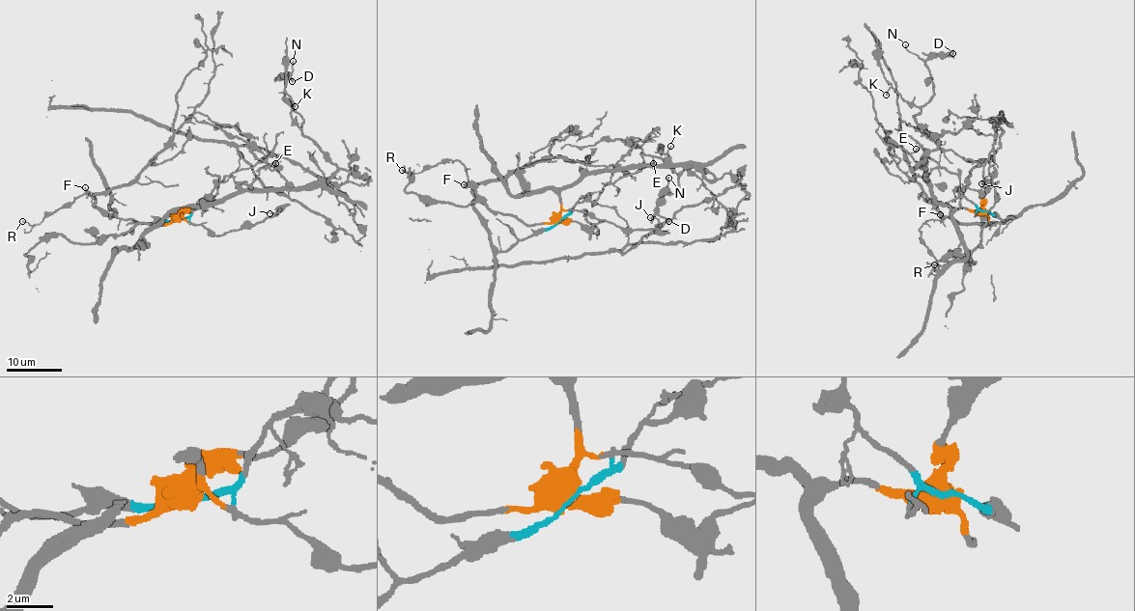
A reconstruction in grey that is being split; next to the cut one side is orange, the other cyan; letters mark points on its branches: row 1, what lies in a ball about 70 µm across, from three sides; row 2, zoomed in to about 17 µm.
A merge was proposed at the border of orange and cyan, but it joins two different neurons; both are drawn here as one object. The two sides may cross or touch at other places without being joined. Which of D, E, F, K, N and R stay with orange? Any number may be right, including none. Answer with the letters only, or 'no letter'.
D, E, K, N

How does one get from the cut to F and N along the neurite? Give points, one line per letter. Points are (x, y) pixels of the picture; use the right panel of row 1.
F: (984, 211), (1003, 221), (1013, 219), (969, 224), (948, 217), (944, 221), (941, 214)
N: (984, 211), (936, 201), (928, 186), (925, 157), (937, 139), (913, 118), (934, 95), (933, 82), (906, 44)

